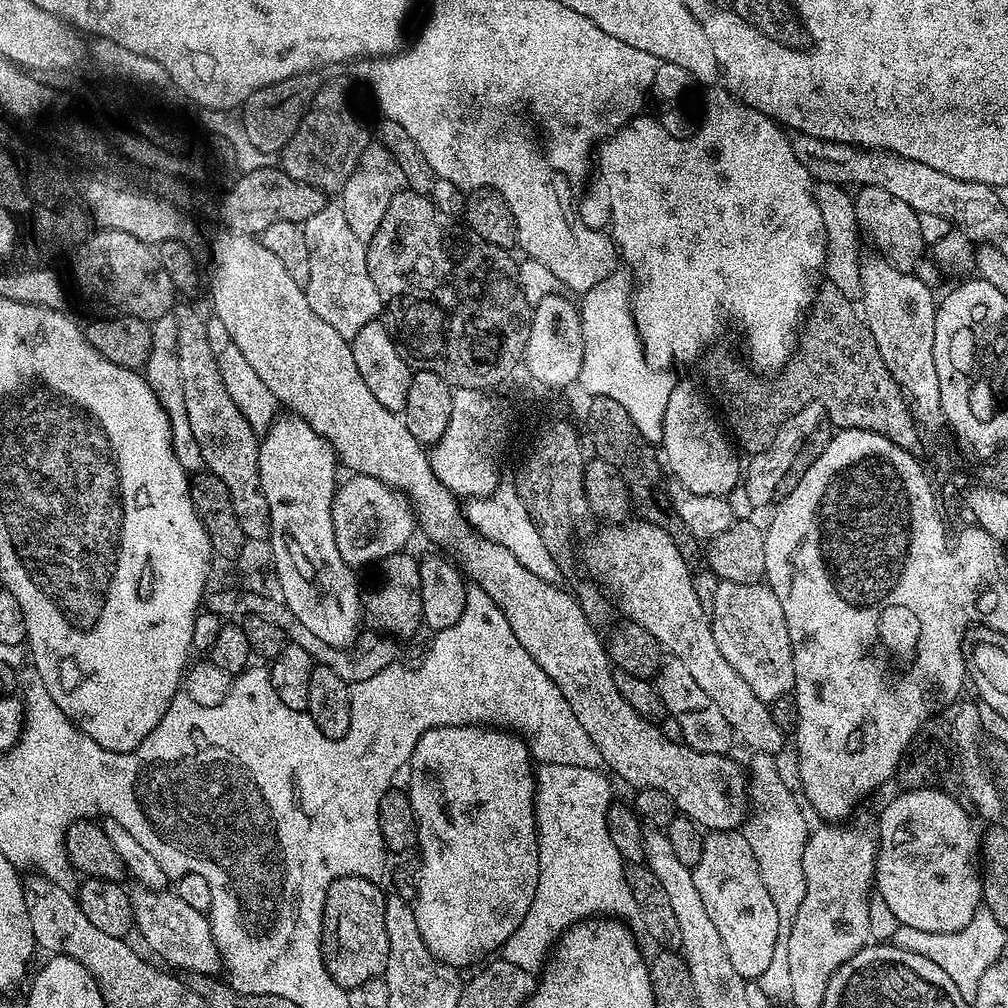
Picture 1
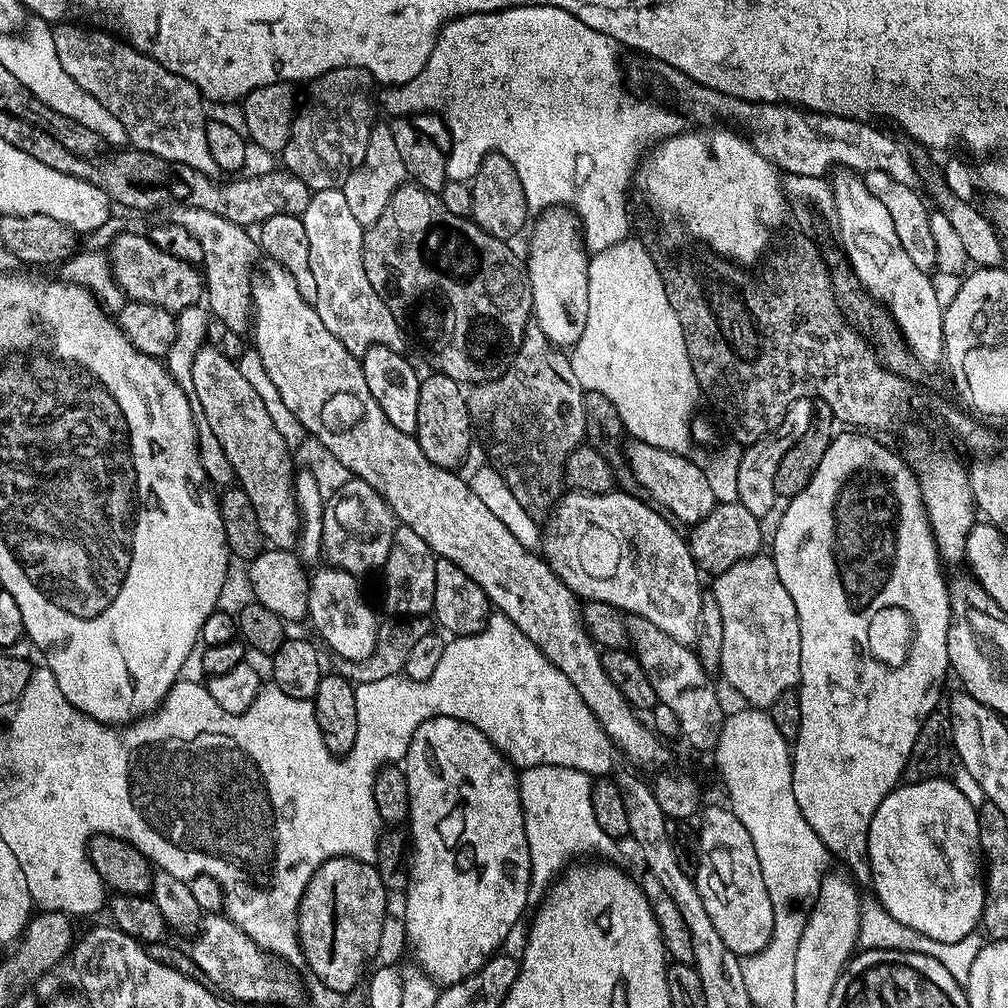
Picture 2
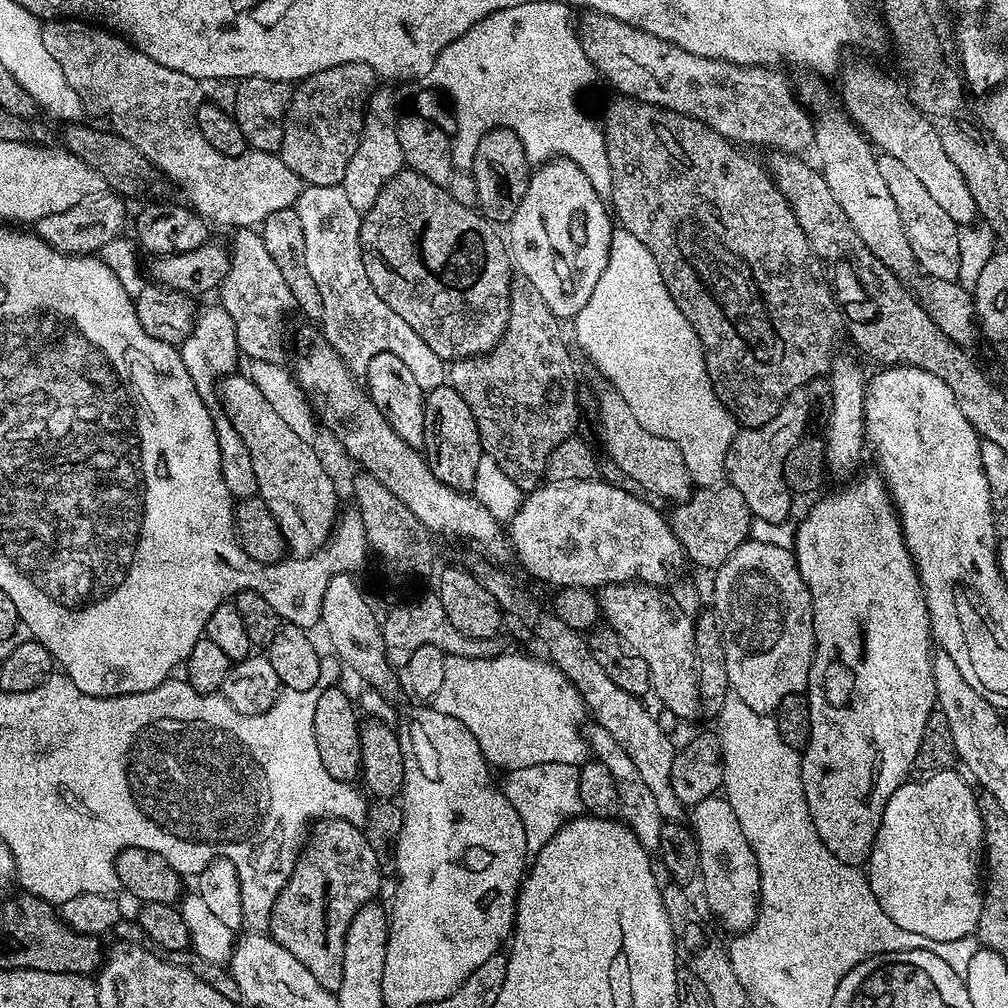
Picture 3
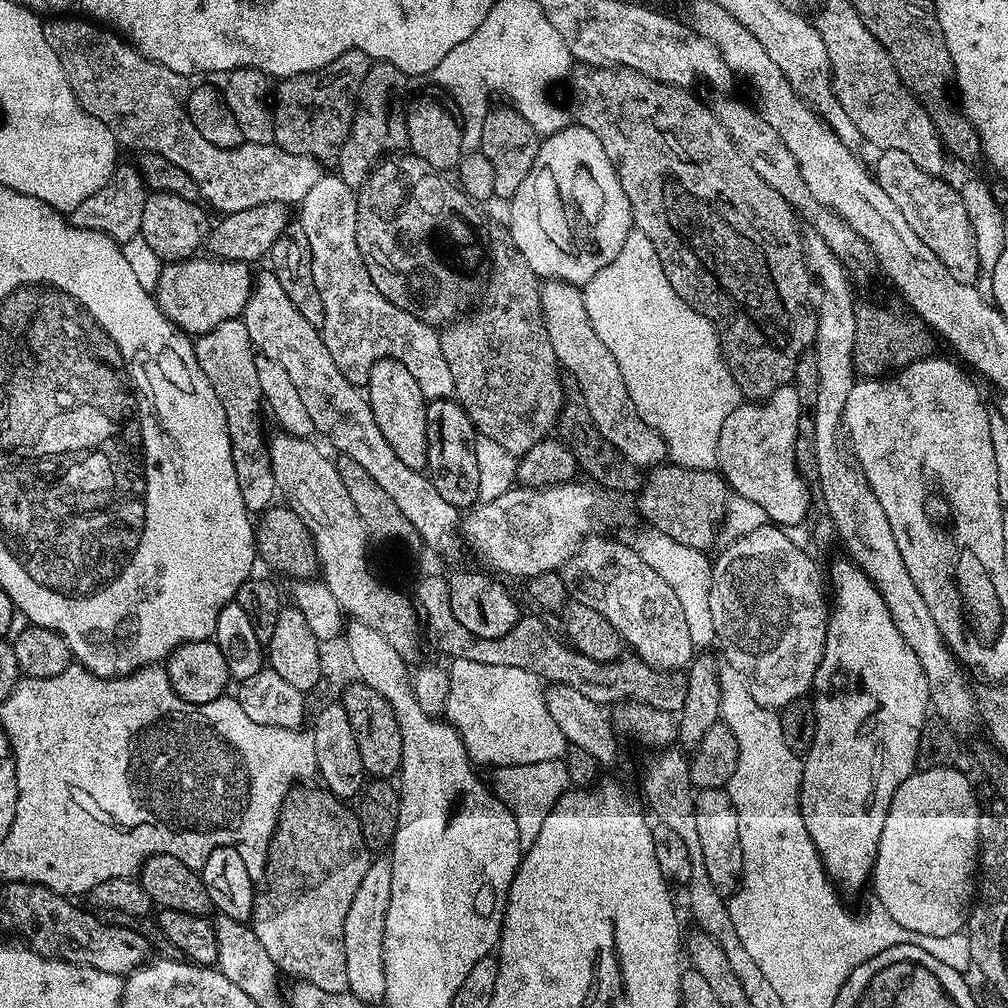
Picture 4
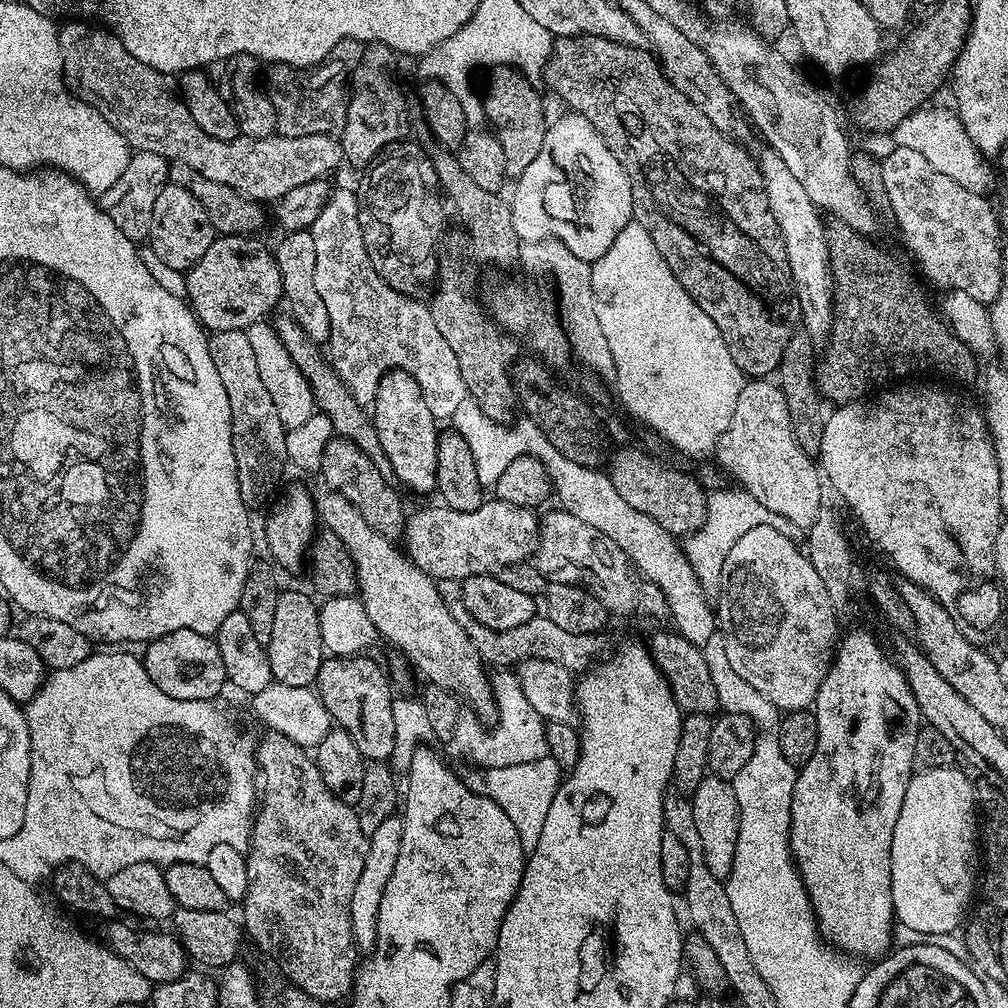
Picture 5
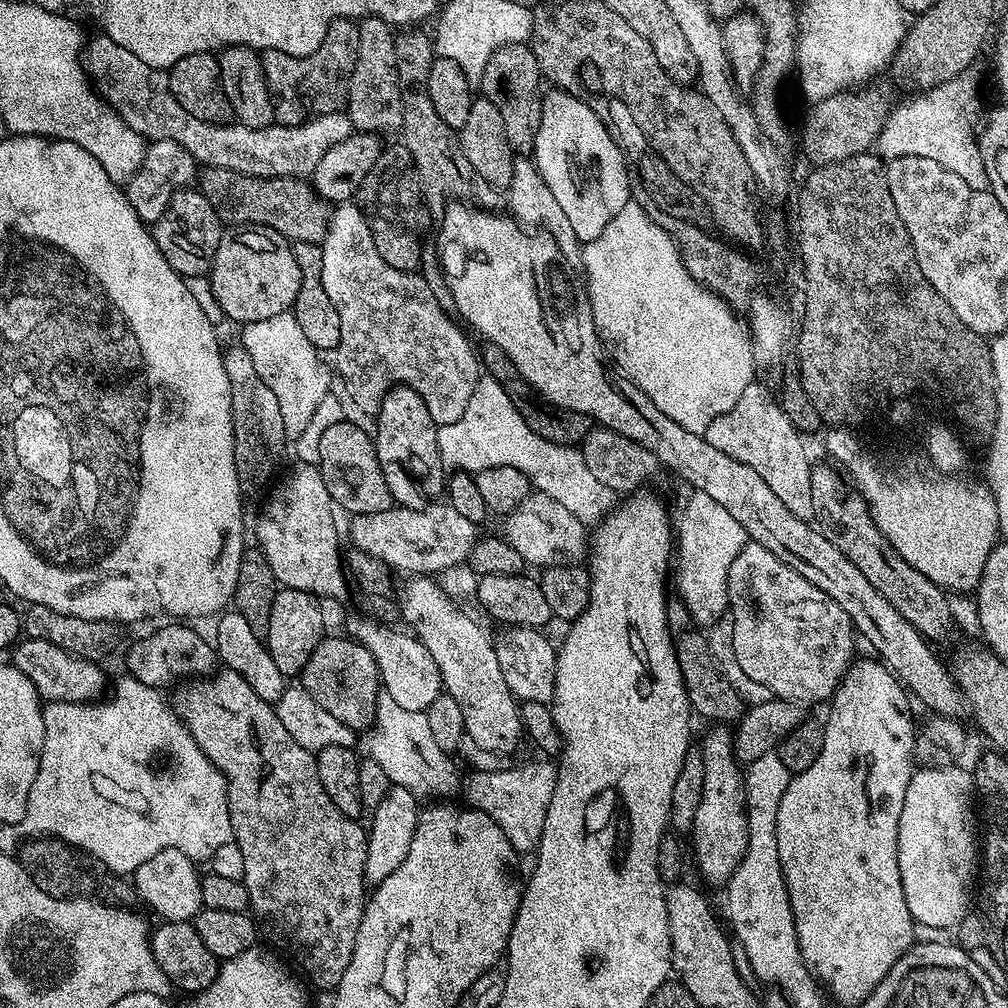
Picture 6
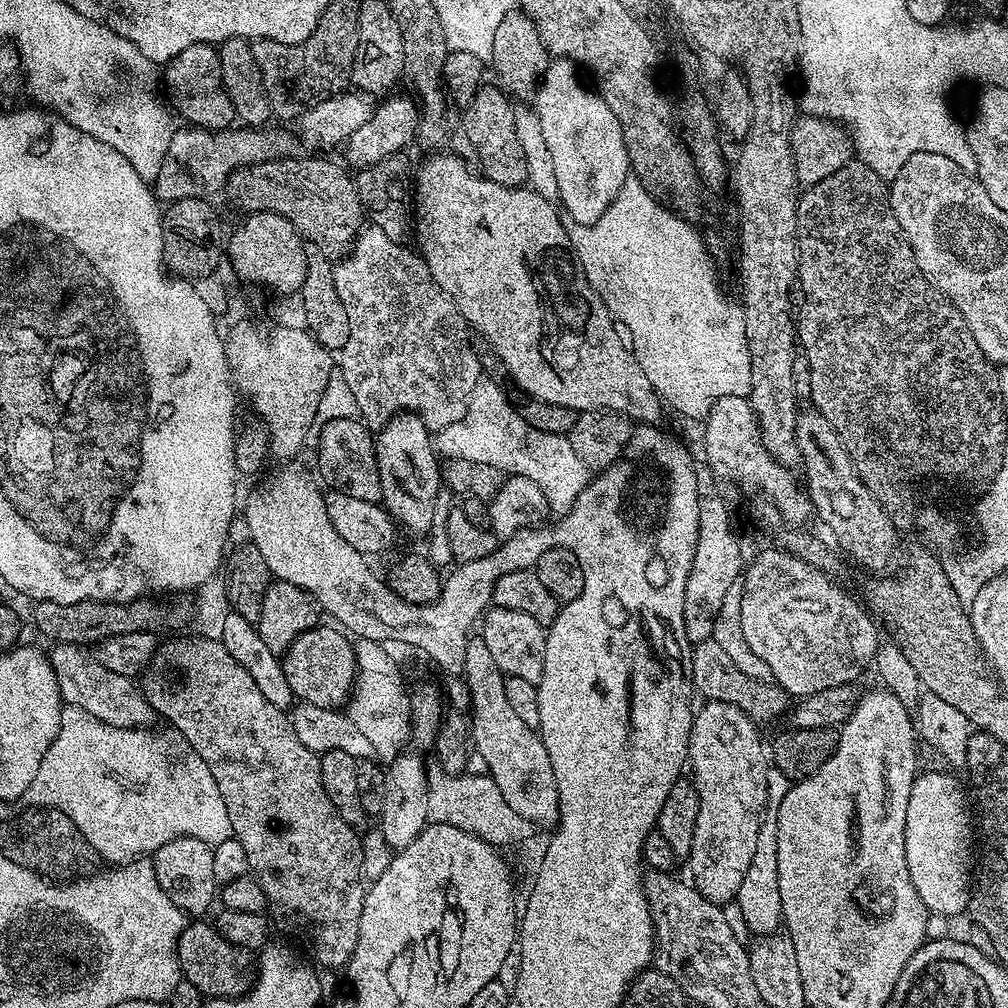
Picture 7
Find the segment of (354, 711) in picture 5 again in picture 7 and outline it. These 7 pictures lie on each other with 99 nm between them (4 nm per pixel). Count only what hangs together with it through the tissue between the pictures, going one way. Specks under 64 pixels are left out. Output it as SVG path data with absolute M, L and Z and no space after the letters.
M317 626L306 630L288 647L287 652L283 653L282 663L286 682L290 682L290 690L297 701L322 706L323 708L343 709L347 705L349 696L356 683L356 650L353 641L339 627L324 628Z

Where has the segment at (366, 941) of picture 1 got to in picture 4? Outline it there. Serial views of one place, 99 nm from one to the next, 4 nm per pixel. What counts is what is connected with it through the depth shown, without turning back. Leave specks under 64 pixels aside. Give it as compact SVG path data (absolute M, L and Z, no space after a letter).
M312 786L293 787L280 807L276 833L272 835L272 845L268 851L268 865L264 867L262 887L257 891L256 904L252 907L250 927L254 934L258 934L258 942L262 942L277 969L296 976L292 978L297 981L318 986L318 990L346 992L346 914L366 870L370 870L374 856L363 840L357 813L323 787L308 787Z

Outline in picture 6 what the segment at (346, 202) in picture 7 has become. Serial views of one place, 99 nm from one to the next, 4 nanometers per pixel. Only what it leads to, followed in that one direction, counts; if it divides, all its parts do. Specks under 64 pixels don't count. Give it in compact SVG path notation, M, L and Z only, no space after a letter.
M204 166L198 172L198 191L214 206L224 226L261 224L278 230L278 234L287 236L289 241L311 244L320 244L328 233L330 205L304 178L279 176L255 180L246 174Z

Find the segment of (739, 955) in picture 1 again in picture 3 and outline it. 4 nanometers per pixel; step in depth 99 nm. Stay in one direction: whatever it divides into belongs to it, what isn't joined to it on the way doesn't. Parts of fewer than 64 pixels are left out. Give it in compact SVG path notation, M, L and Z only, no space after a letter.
M717 794L691 805L690 816L691 812L690 827L700 847L698 880L704 883L707 911L712 911L729 928L729 933L747 932L755 922L756 910L760 907L760 875L750 842L746 842L746 834L742 834L738 817L723 795Z

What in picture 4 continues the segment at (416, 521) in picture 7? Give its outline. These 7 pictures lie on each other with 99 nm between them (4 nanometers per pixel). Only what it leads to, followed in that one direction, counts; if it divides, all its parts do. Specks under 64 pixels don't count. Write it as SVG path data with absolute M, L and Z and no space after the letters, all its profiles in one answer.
M394 358L374 362L368 375L366 395L370 410L374 410L374 422L382 430L386 442L394 446L394 454L406 462L406 466L417 470L428 467L428 443L426 442L426 410L429 401L424 399L422 386L414 382L414 374Z

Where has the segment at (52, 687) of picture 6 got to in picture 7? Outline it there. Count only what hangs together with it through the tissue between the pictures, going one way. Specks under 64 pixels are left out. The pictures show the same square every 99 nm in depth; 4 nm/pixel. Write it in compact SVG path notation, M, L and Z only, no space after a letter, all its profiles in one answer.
M57 643L53 648L53 652L50 652L52 669L54 678L58 678L60 698L65 705L86 710L86 714L115 728L153 727L153 710L140 691L139 683L133 677L114 674L114 670L106 670L106 666L99 664L87 647Z

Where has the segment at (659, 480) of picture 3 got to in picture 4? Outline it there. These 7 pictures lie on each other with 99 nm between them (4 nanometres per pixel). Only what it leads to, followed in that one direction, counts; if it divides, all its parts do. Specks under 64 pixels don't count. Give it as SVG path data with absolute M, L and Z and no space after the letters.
M545 279L540 285L542 298L542 318L550 346L554 346L556 360L561 369L574 378L581 400L604 438L619 450L636 467L651 470L668 460L668 448L664 440L642 422L641 415L630 399L629 391L623 381L622 370L614 362L614 354L602 346L590 318L586 314L583 291L577 285L564 280Z

